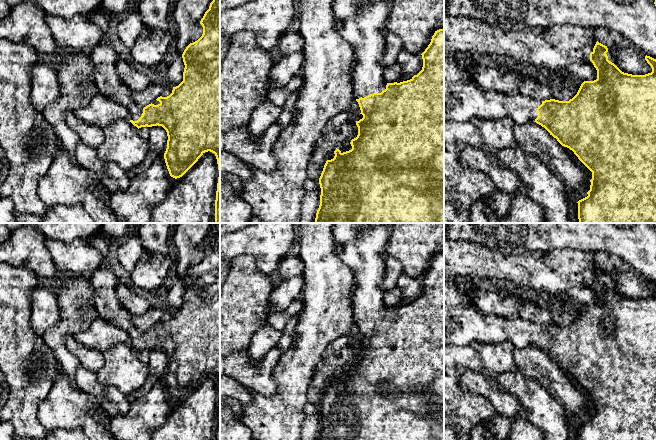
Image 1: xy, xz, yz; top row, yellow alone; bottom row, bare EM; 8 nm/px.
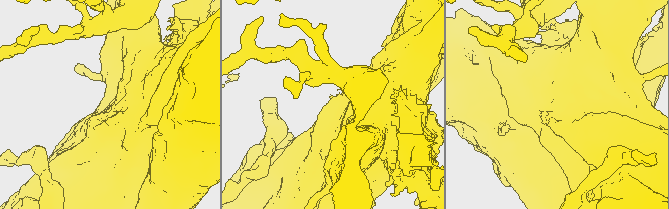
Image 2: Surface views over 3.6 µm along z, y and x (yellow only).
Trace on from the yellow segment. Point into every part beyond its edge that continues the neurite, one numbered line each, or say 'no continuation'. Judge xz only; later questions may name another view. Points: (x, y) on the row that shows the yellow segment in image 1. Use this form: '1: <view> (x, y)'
1: xz (361, 23)

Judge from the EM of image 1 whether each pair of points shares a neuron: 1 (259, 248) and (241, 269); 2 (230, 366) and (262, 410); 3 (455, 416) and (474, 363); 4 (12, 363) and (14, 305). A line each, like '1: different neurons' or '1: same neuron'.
1: different neurons
2: different neurons
3: same neuron
4: same neuron

